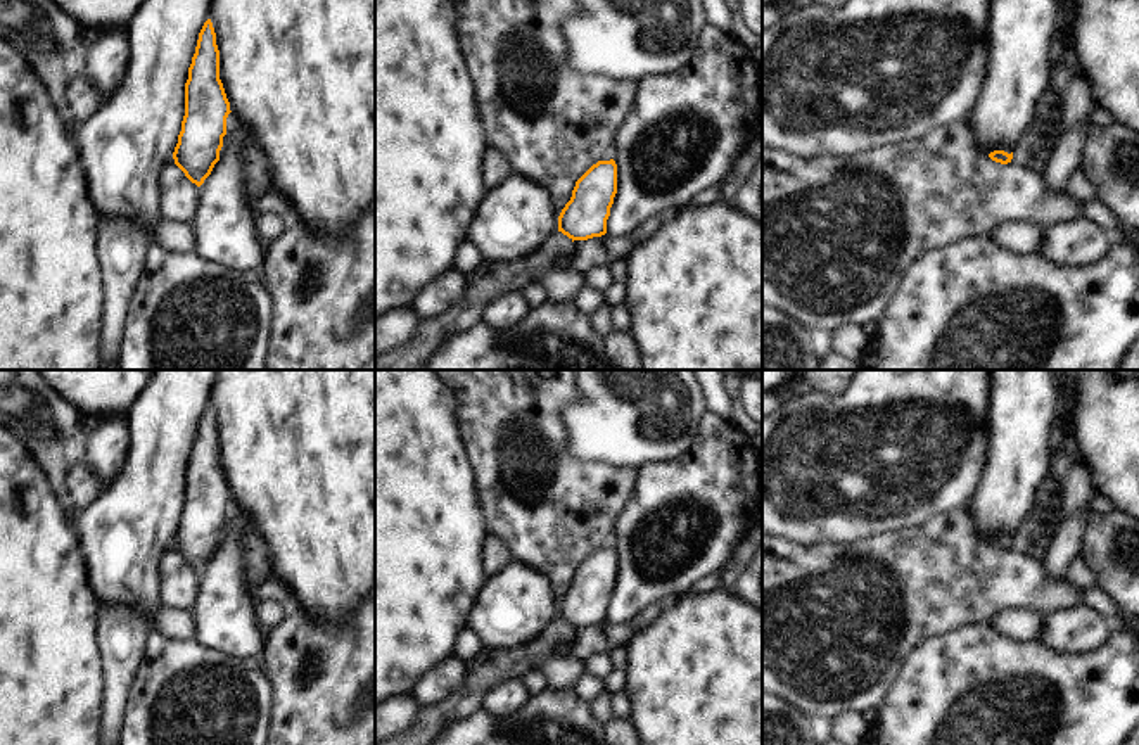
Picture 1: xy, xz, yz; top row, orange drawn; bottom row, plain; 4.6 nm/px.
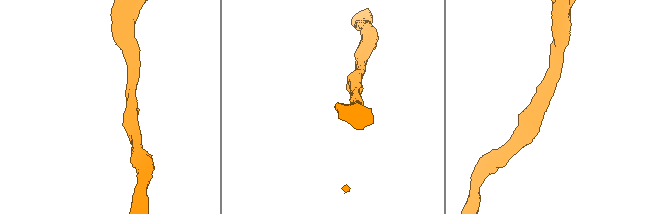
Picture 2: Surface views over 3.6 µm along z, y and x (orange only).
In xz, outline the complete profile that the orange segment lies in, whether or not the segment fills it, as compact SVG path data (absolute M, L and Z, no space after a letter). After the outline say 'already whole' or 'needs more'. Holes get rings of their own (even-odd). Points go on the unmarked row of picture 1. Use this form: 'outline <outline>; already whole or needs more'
outline M598 548L576 569L572 584L558 603L558 619L572 629L605 622L615 581L615 548Z; already whole

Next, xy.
outline M211 406L199 420L195 441L185 470L185 503L173 539L175 551L200 574L220 548L226 505L230 501L220 467L220 437Z; already whole

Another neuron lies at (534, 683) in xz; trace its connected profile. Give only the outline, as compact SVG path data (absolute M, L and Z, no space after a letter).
M541 672L522 674L520 683L527 690L529 695L536 695L536 693L543 693L543 691L550 690L550 686Z

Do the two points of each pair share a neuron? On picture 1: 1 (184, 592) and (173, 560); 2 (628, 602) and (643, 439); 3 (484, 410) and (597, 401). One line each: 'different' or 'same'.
1: same
2: different
3: different

